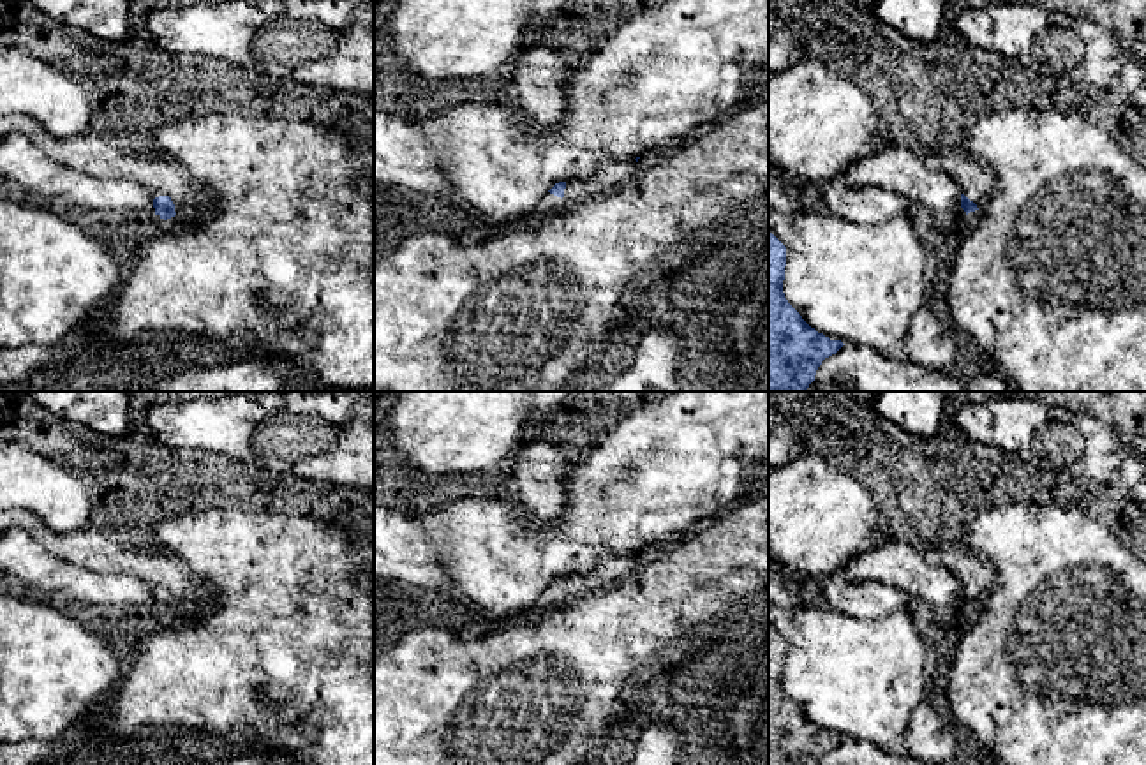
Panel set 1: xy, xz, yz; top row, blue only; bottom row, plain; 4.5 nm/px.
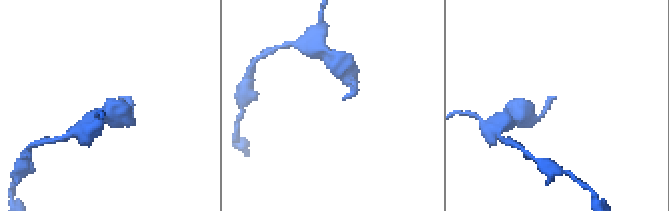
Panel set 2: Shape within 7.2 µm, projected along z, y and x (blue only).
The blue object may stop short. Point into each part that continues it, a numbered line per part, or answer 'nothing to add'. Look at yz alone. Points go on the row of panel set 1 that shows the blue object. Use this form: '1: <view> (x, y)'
1: yz (975, 180)

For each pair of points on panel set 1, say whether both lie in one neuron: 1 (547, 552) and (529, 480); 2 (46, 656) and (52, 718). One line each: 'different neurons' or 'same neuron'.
1: different neurons
2: same neuron

